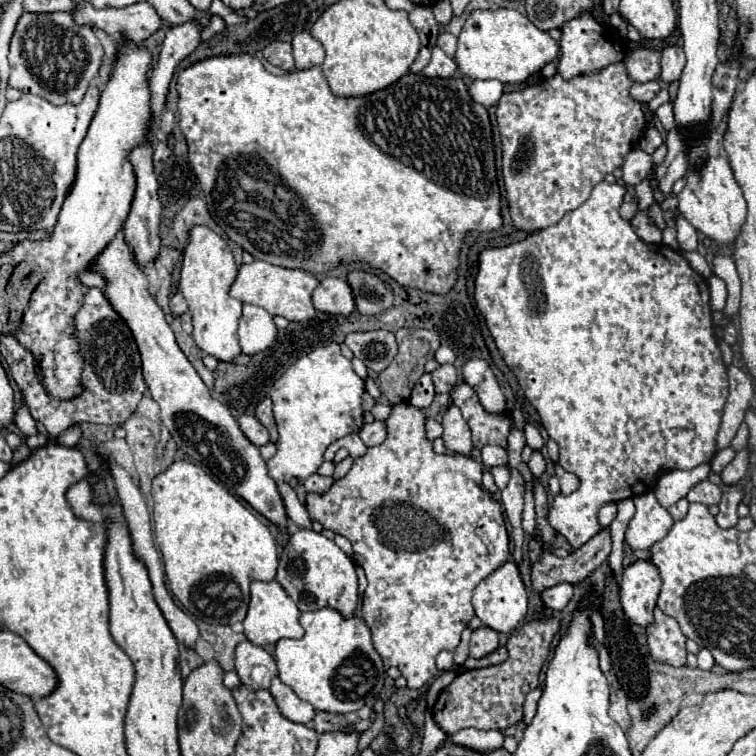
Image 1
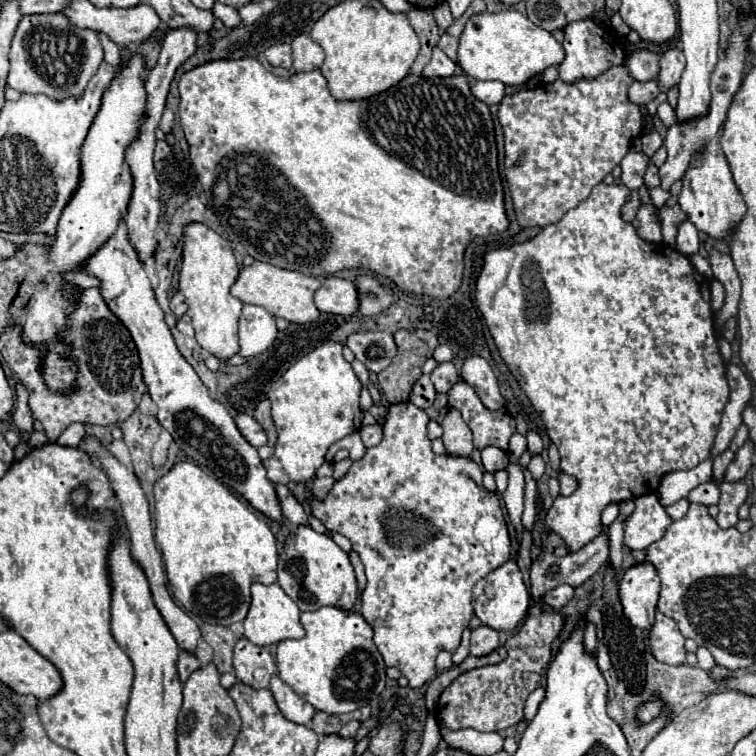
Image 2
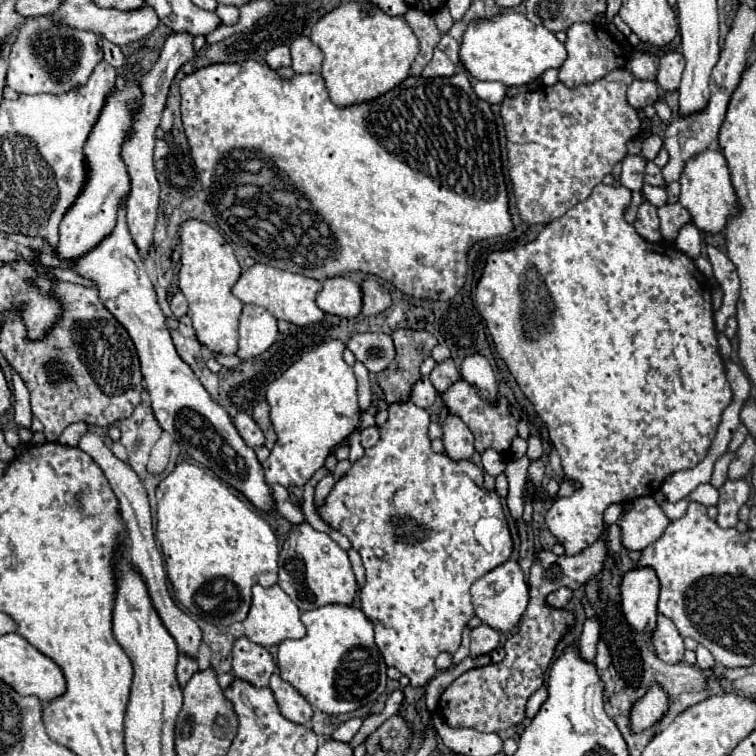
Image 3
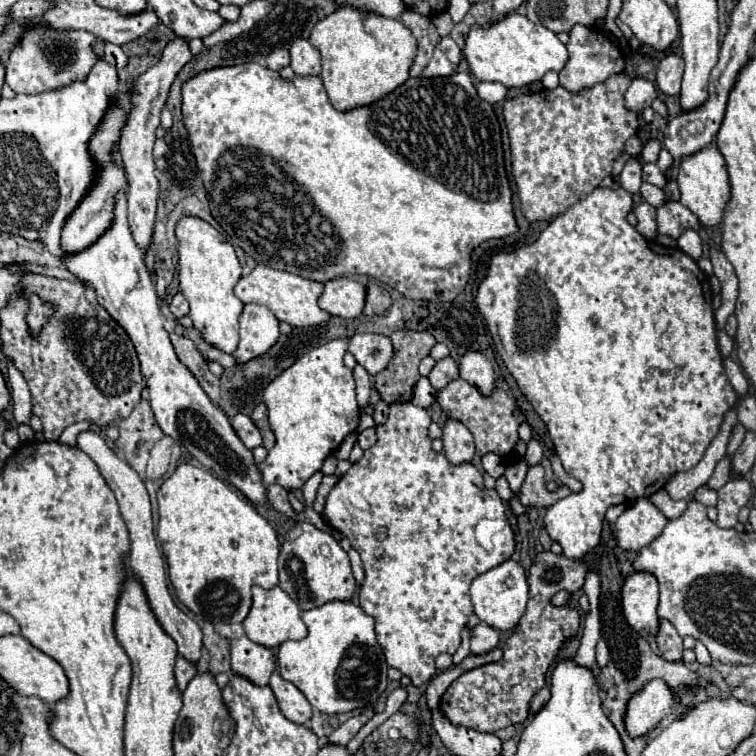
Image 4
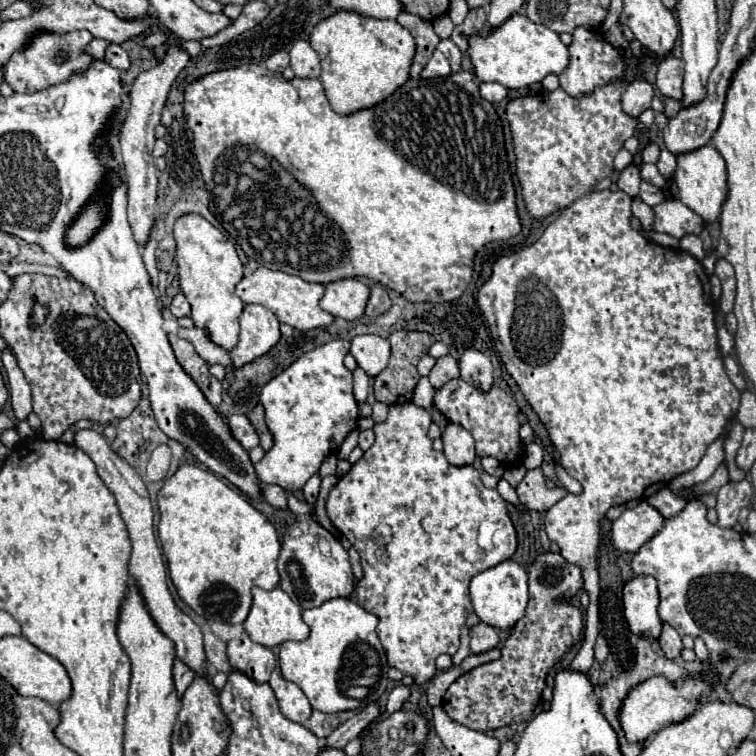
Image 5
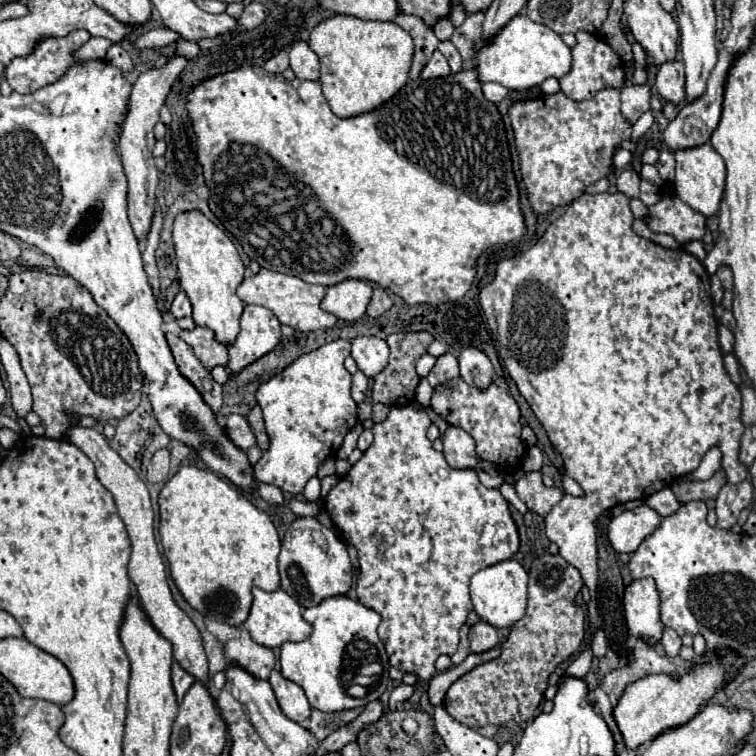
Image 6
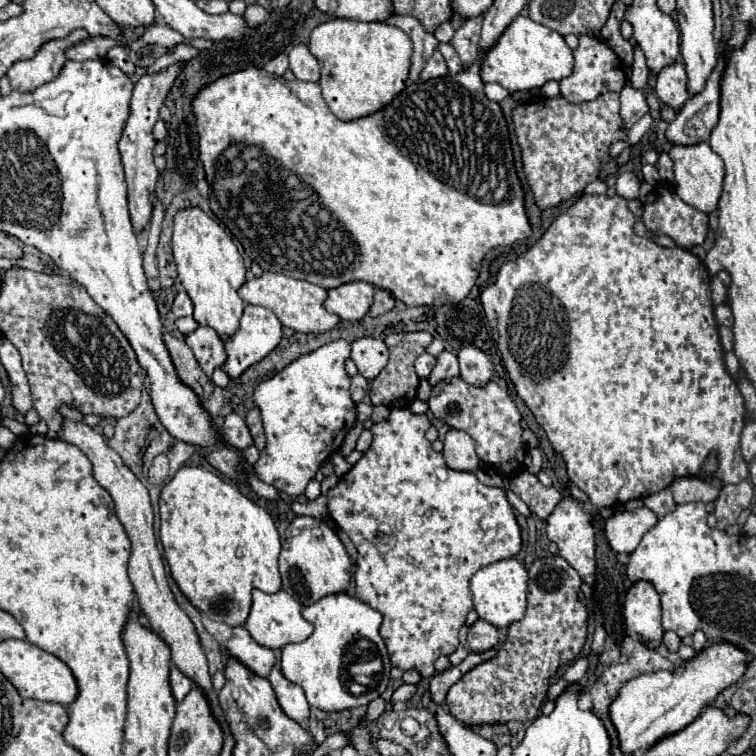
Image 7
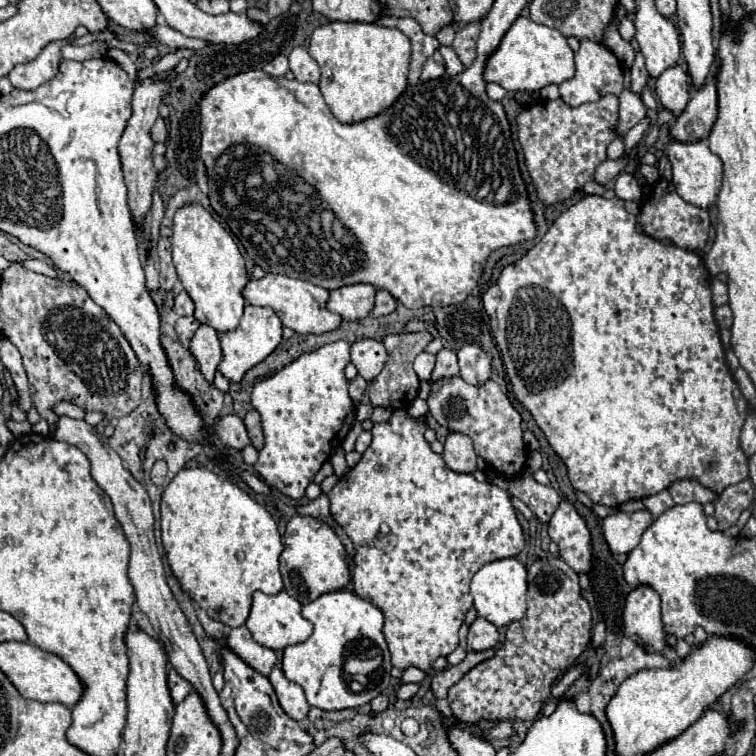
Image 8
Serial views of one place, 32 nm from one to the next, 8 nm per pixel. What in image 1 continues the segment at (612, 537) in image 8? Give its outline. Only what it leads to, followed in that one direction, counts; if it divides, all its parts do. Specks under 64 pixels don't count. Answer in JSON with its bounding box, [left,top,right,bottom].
[626,492,674,548]

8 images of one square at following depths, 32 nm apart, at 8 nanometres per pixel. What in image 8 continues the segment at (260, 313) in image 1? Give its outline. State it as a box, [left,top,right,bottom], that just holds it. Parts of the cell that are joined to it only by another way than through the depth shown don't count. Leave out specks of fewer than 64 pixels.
[218,304,282,382]

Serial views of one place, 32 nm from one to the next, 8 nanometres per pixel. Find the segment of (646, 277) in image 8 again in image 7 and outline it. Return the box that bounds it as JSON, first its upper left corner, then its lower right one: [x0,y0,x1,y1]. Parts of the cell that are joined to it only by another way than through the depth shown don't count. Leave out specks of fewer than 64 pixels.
[480,194,748,516]

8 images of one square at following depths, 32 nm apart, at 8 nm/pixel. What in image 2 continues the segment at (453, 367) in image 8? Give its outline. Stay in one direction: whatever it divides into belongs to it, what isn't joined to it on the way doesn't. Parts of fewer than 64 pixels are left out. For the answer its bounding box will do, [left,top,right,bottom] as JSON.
[430,362,458,392]

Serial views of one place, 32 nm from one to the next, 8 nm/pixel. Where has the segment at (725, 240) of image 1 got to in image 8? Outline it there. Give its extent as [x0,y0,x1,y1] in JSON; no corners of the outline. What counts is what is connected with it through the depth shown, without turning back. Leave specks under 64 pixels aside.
[664,140,722,210]

